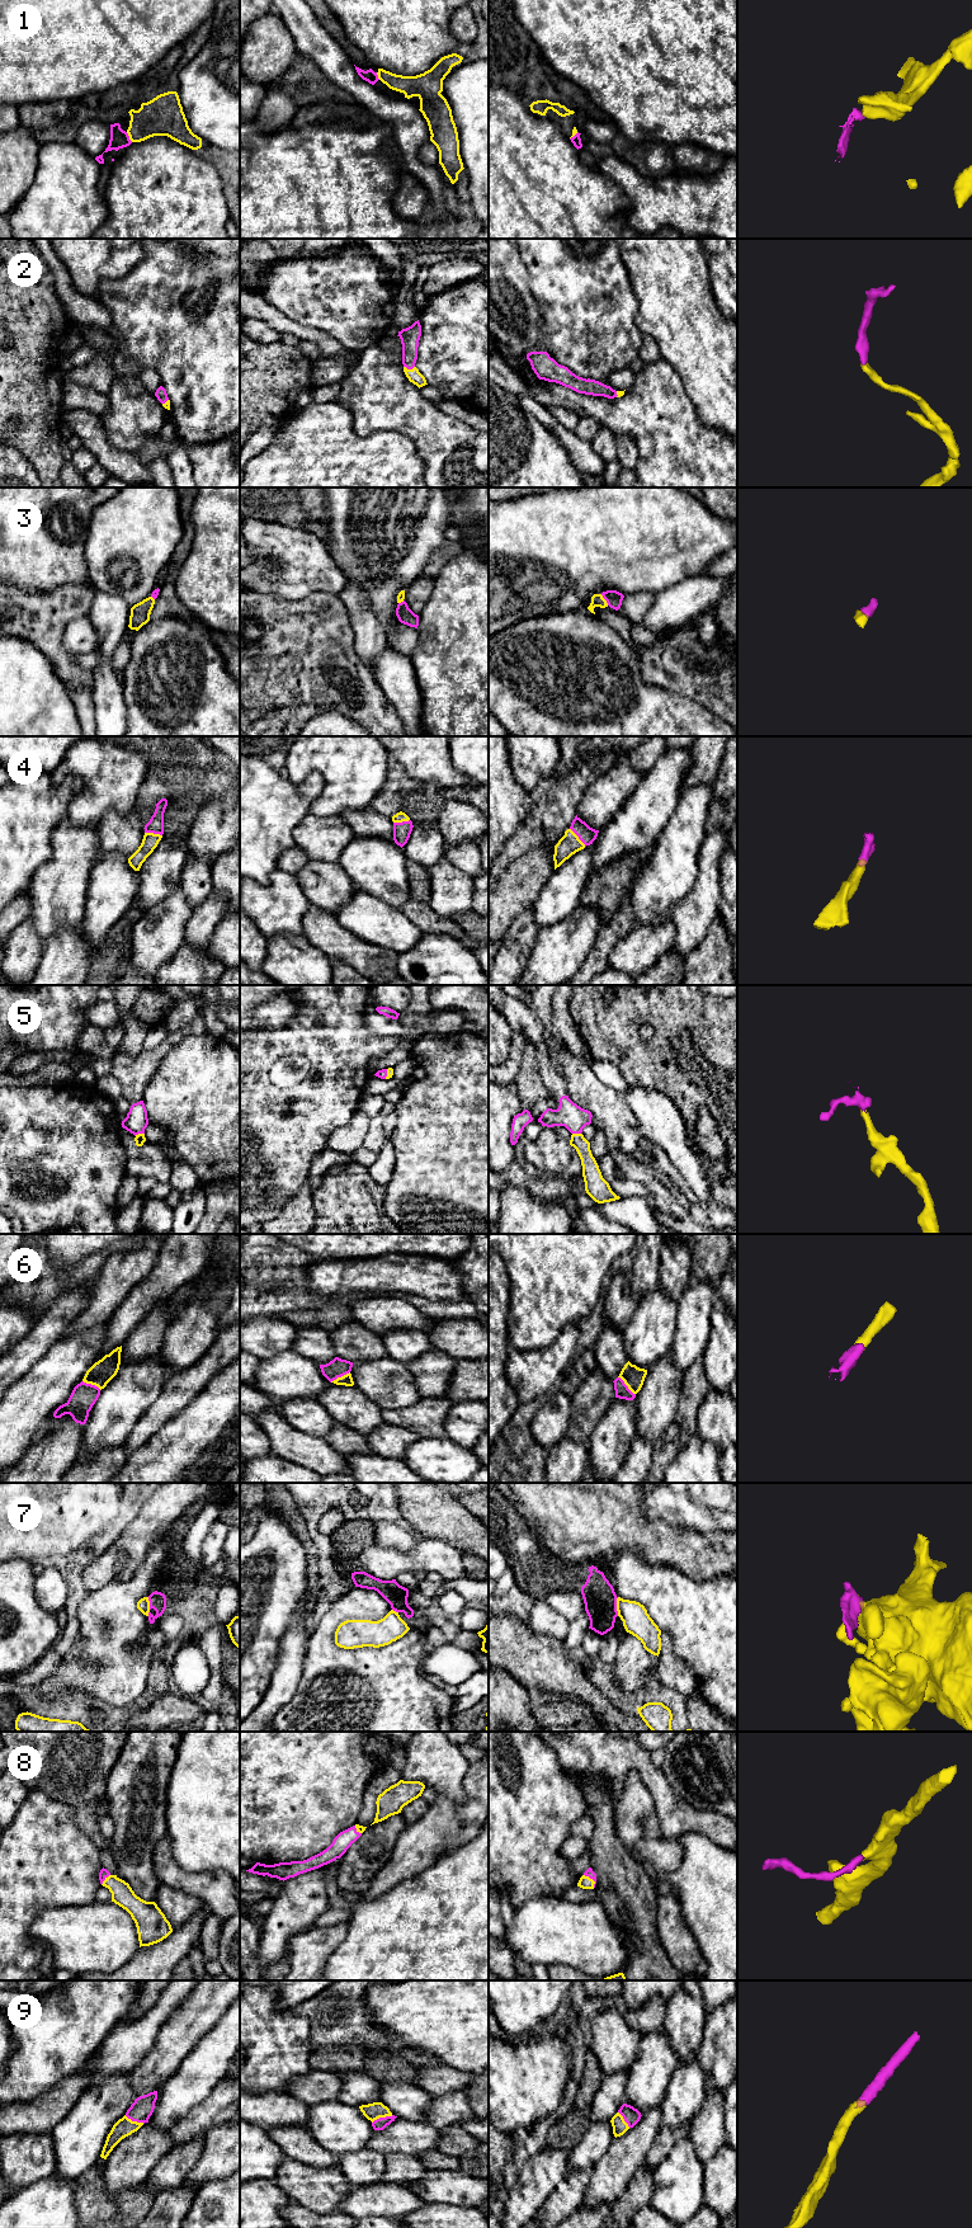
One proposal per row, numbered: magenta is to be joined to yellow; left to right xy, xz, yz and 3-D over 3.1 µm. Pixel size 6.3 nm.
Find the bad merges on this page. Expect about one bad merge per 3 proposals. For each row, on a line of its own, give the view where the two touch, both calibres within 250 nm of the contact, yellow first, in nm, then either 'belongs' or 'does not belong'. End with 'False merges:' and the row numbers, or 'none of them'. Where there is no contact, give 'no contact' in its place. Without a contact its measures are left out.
1: contact in xy; calibres 260 and 120 nm; belongs
2: contact in xz; calibres 90 and 120 nm; belongs
3: contact in yz; calibres 80 and 100 nm; belongs
4: contact in yz; calibres 140 and 110 nm; belongs
5: contact in xy; calibres 70 and 140 nm; belongs
6: contact in yz; calibres 140 and 90 nm; belongs
7: contact in yz; calibres 170 and 200 nm; does not belong
8: contact in yz; calibres 80 and 50 nm; belongs
9: contact in xz; calibres 110 and 80 nm; belongs
False merges: 7

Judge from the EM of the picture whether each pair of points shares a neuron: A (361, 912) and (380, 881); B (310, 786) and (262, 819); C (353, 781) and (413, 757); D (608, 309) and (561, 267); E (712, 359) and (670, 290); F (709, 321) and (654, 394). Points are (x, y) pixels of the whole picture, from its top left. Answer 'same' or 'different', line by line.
A: different
B: same
C: different
D: same
E: same
F: different

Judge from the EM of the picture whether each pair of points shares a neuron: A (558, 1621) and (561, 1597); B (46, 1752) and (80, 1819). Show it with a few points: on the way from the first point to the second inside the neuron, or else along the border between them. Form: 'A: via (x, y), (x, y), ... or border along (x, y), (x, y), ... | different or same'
A: border along (543, 1600), (569, 1623) | different
B: via (62, 1769), (80, 1786), (80, 1803) | same

